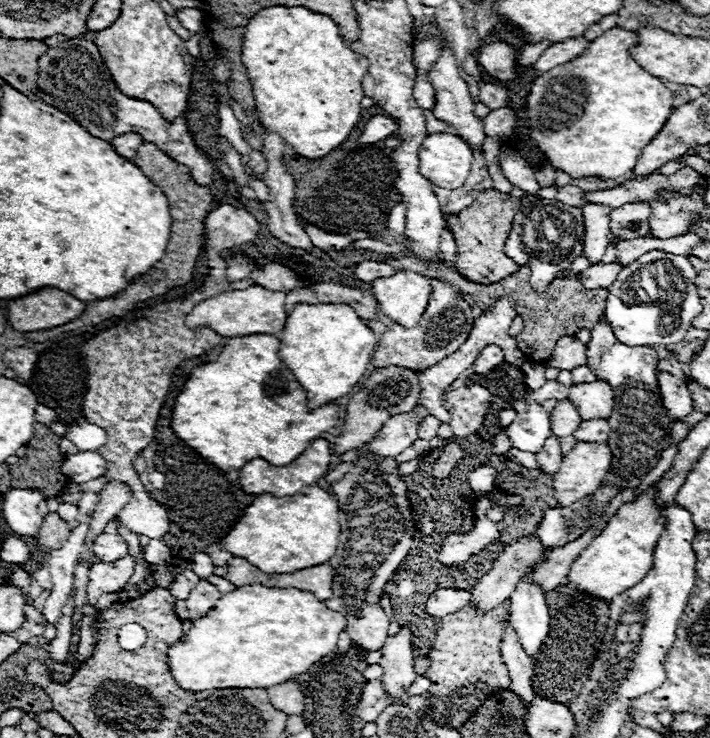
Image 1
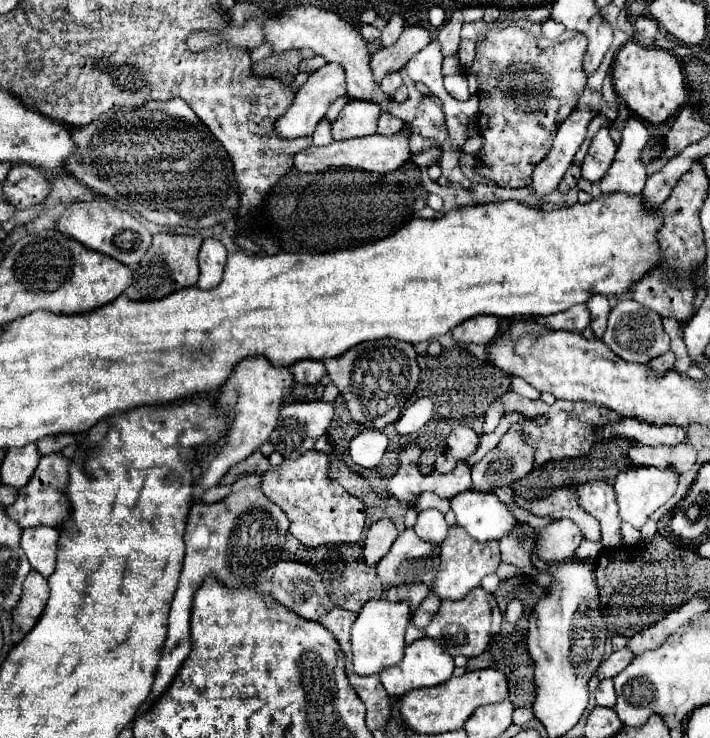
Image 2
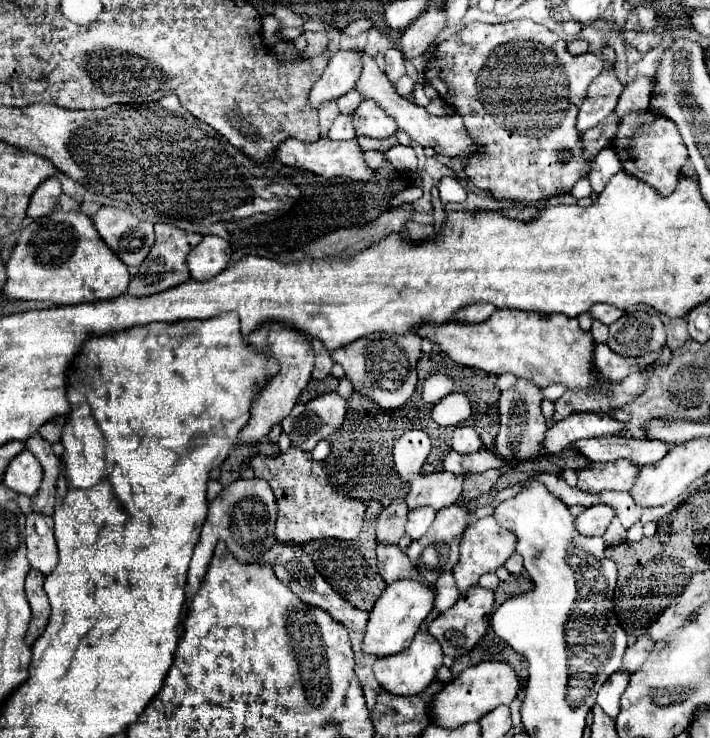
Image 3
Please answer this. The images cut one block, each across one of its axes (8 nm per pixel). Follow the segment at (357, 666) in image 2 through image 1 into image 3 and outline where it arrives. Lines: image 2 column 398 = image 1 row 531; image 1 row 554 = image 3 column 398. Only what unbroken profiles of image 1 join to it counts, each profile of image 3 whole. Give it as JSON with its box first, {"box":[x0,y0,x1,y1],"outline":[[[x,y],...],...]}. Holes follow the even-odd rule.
{"box":[364,572,460,656],"outline":[[[452,572],[440,574],[440,578],[436,580],[436,586],[412,582],[412,580],[400,580],[400,582],[388,584],[384,594],[378,598],[378,602],[370,612],[370,620],[364,636],[364,652],[372,656],[390,656],[390,654],[402,652],[412,642],[420,624],[432,612],[432,602],[434,602],[434,610],[444,612],[452,608],[458,598],[460,598],[460,592],[456,588]],[[434,596],[436,596],[436,602],[434,602]]]}

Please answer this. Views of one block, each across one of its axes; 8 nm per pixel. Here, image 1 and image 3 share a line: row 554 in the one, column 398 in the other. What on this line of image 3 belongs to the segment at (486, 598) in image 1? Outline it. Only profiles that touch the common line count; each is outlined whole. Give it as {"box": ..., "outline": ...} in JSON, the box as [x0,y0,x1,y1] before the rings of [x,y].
{"box":[376,500,408,544],"outline":[[[392,500],[382,510],[382,514],[378,516],[378,526],[376,526],[378,542],[382,542],[382,544],[398,544],[400,536],[404,534],[406,514],[408,514],[406,502],[404,500]]]}

